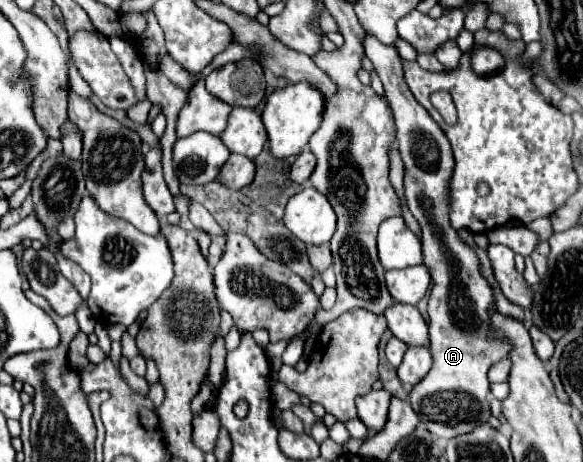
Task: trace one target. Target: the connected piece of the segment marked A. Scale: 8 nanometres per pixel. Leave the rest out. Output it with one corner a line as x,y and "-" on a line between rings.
373,35
365,37
365,55
371,59
383,89
385,89
385,97
393,109
393,117
395,117
395,125
397,125
397,149
399,155
405,163
405,201
409,211
413,213
413,217
419,221
423,237
423,265
429,269
431,279
433,279
433,289
431,289
431,297
429,297
429,337
431,337
431,357
433,357
433,367
431,371
425,375
425,379
421,379
421,383
417,383
409,395
411,407
413,411
419,415
419,419
425,423
425,427
429,431
433,431
433,435
441,437
441,439
453,439
457,435
469,433
475,427
483,425
491,411
489,411
489,403
487,403
487,395
489,395
489,379
487,379
487,371
501,359
509,357
513,343
503,335
503,331
495,331
493,323
491,323
491,311
497,311
497,303
495,303
495,291
493,285
483,277
481,273
481,261
475,253
473,247
469,247
457,233
457,229
451,227
449,221
449,185
451,185
451,177
453,177
453,167
455,167
455,159
451,153
451,145
449,139
445,137
445,133
441,131
441,127
431,119
431,115
425,111
425,107
421,107
415,99
413,93
409,91
405,79
403,79
403,71
401,71
401,57
397,53
397,49
393,45
385,45
379,39
373,39

